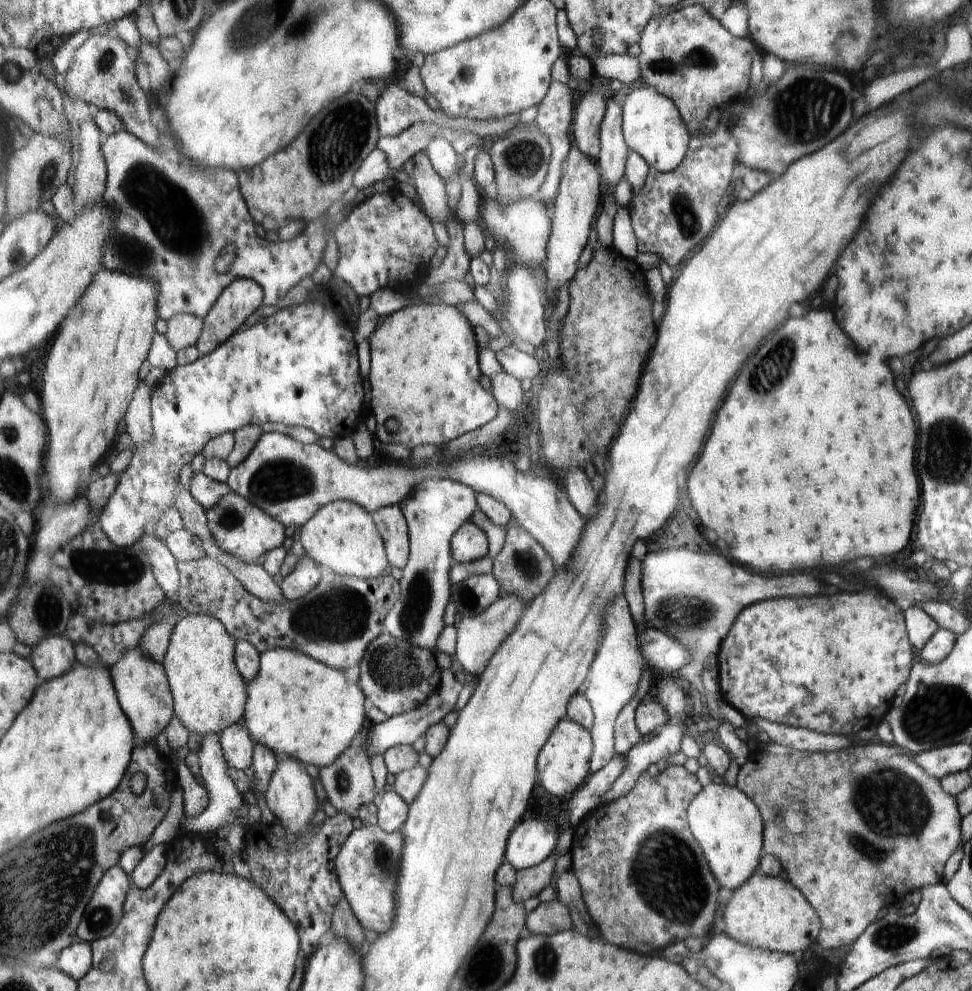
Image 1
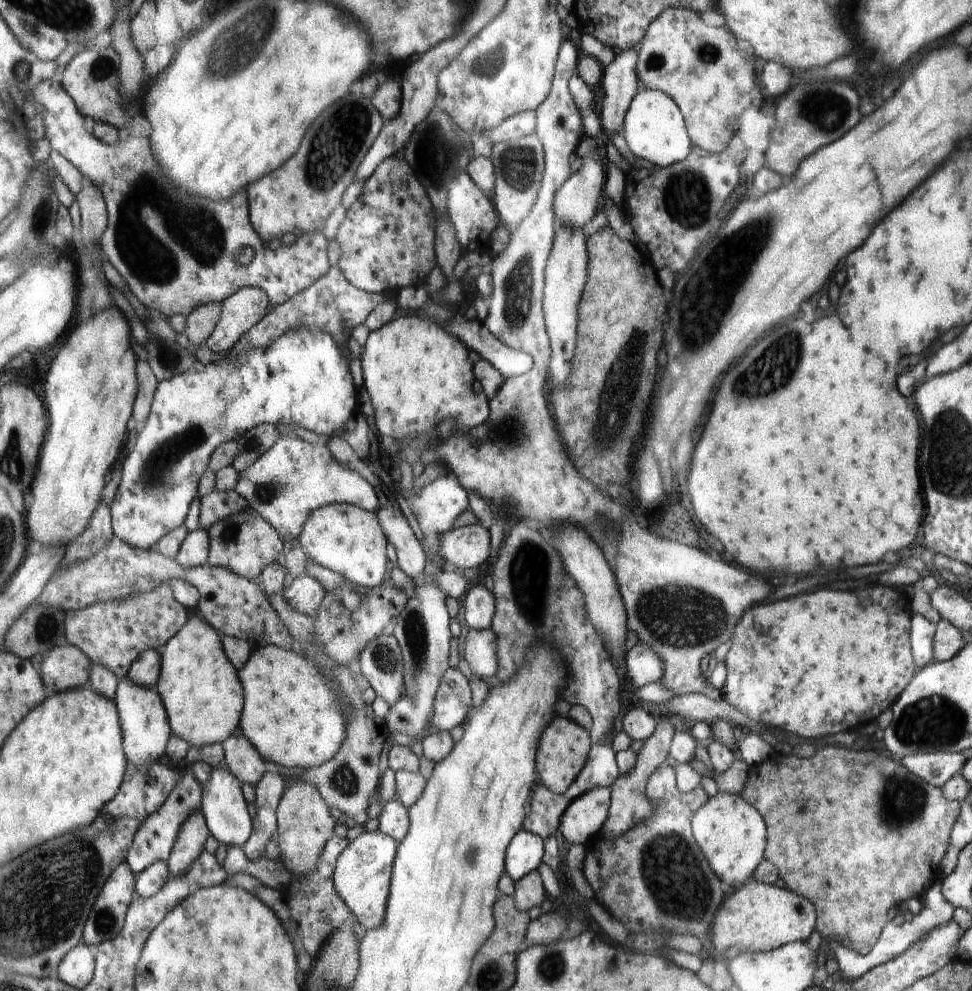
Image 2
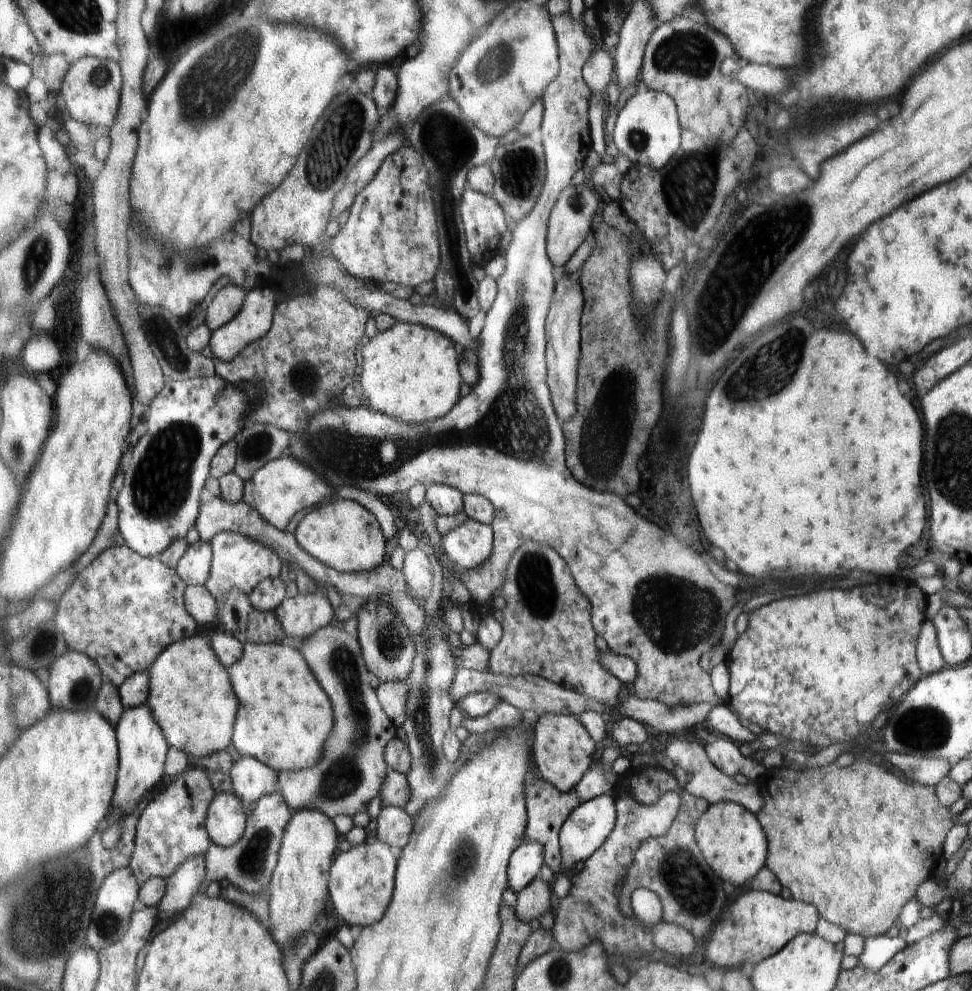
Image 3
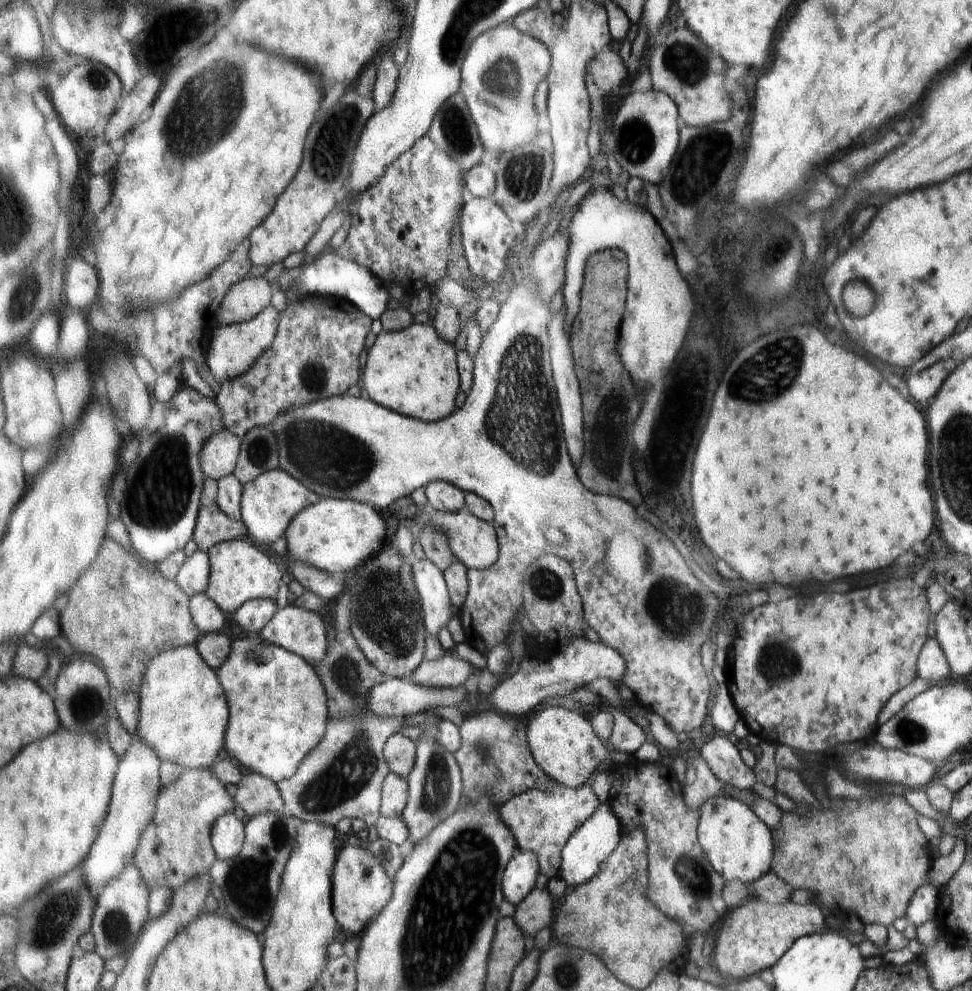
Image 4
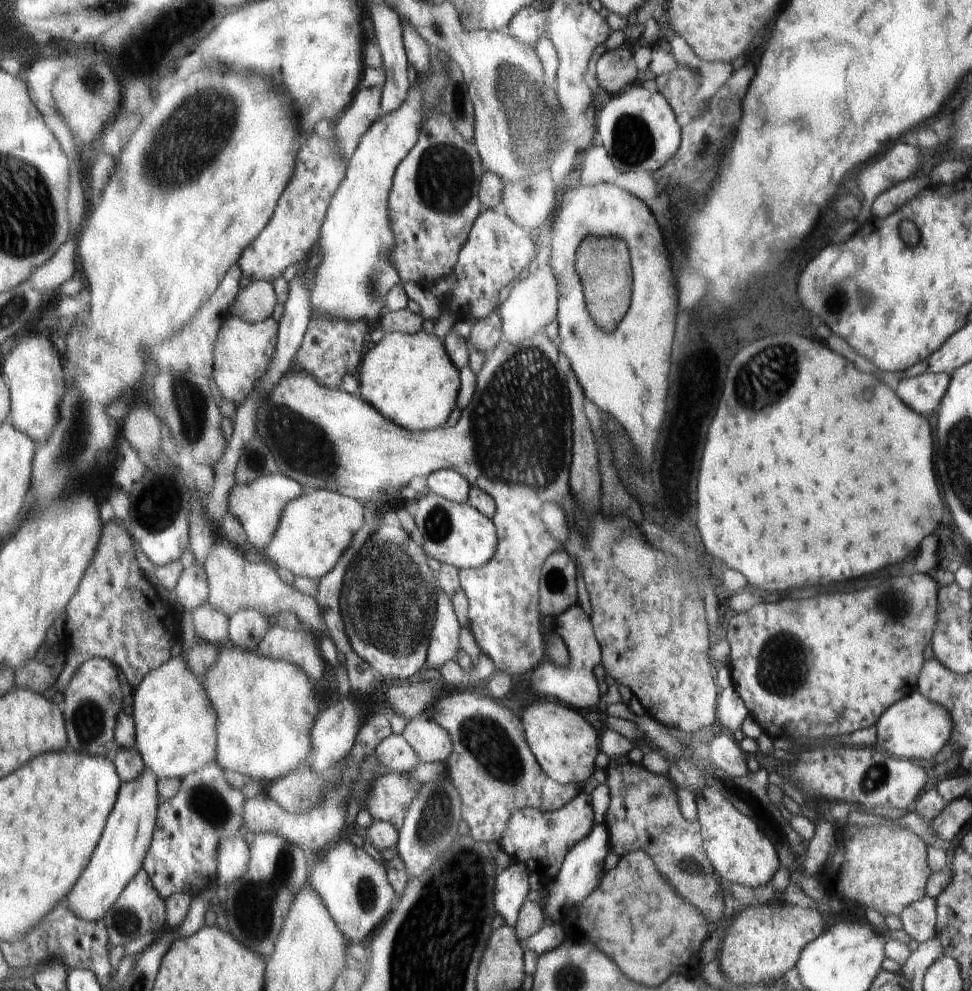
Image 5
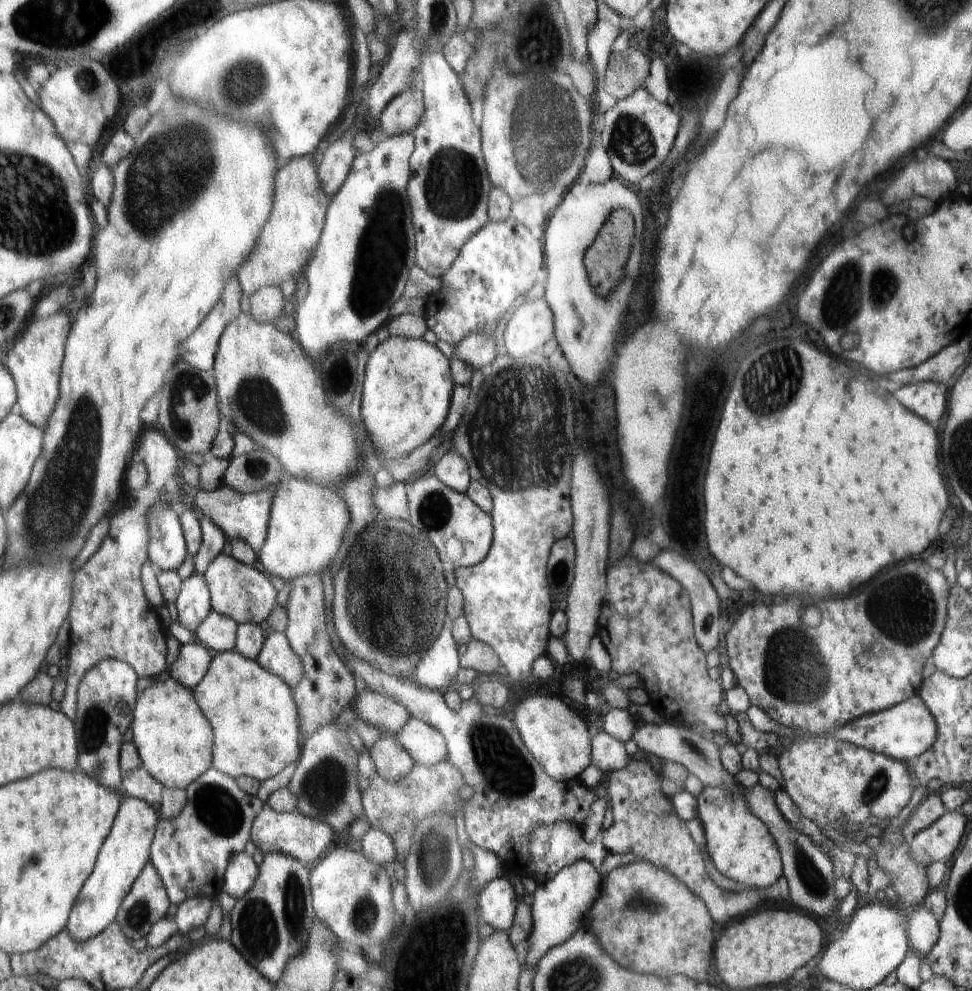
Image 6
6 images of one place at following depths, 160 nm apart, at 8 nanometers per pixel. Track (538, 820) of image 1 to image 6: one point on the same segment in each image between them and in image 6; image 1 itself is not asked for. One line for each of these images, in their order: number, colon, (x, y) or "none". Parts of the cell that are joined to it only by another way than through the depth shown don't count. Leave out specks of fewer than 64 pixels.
2: (526, 851)
3: (524, 865)
4: (520, 875)
5: (512, 885)
6: (497, 901)

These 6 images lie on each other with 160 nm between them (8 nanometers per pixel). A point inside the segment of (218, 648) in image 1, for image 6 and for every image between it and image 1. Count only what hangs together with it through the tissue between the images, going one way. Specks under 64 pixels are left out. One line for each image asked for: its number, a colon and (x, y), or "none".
2: (199, 685)
3: (190, 694)
4: (183, 715)
5: (175, 722)
6: (173, 737)

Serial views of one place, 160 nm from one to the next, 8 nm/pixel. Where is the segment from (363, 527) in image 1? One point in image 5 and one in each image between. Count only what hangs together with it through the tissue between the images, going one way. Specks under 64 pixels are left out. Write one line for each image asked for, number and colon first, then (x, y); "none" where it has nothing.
2: (347, 539)
3: (343, 535)
4: (334, 535)
5: (315, 528)

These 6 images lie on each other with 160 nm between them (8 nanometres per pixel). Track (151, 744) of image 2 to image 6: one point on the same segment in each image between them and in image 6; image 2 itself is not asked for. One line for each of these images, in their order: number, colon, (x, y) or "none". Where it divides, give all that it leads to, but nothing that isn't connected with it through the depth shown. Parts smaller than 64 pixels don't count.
3: (143, 746)
4: (135, 789)
5: (120, 853)
6: (126, 851)

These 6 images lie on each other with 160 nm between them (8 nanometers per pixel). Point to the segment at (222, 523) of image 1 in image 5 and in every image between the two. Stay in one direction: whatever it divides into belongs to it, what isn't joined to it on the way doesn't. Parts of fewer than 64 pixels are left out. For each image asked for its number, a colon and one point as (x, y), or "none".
2: (246, 543)
3: (239, 562)
4: (240, 572)
5: (235, 583)

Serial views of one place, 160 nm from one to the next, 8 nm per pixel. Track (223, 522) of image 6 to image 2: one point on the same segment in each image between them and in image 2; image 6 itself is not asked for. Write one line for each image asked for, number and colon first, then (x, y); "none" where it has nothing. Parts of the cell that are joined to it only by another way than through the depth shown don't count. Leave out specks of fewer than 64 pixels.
2: (293, 479)
3: (285, 486)
4: (269, 503)
5: (259, 505)

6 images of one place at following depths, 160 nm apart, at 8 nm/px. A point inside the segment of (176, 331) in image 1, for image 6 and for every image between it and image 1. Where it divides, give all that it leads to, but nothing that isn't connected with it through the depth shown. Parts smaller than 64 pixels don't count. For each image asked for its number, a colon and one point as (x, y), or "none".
2: (199, 325)
3: (228, 301)
4: (246, 298)
5: (256, 302)
6: (267, 303)

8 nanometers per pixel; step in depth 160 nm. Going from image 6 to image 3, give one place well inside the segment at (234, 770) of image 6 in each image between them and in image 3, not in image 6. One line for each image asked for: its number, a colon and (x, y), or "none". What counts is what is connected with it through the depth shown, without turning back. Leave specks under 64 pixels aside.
3: (286, 719)
4: (278, 713)
5: (251, 693)

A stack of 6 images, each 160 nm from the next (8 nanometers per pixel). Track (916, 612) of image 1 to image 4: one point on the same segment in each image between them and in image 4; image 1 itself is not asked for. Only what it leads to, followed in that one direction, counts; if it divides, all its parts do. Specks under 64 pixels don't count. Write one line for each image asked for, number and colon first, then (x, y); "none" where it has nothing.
2: (922, 632)
3: (927, 649)
4: (932, 666)

